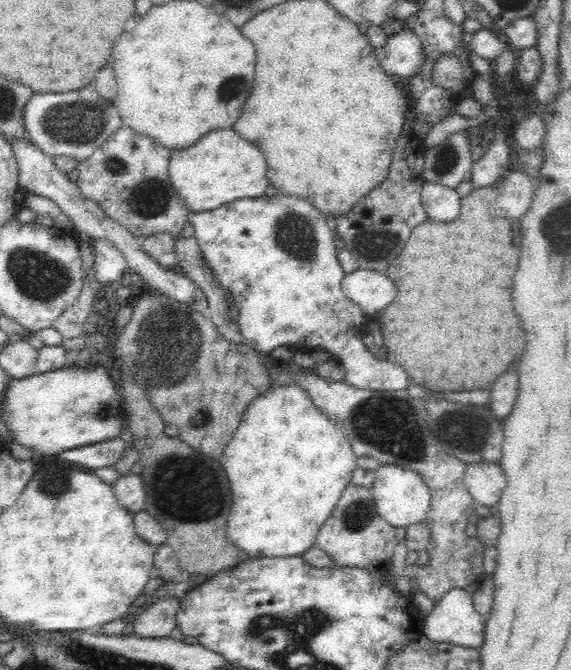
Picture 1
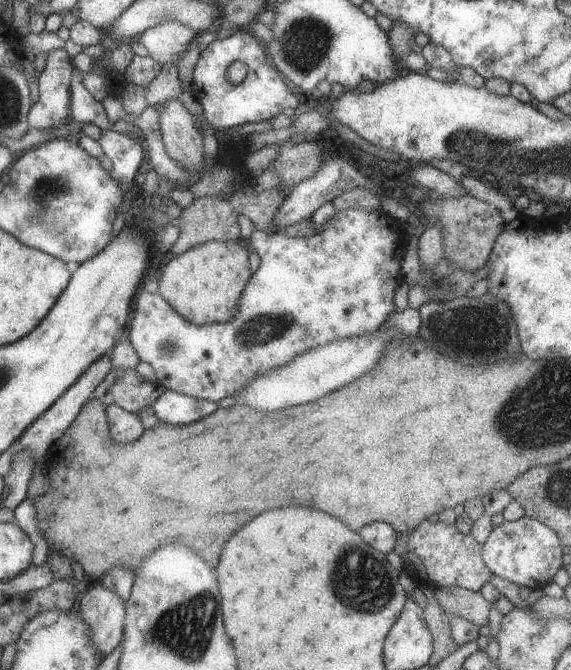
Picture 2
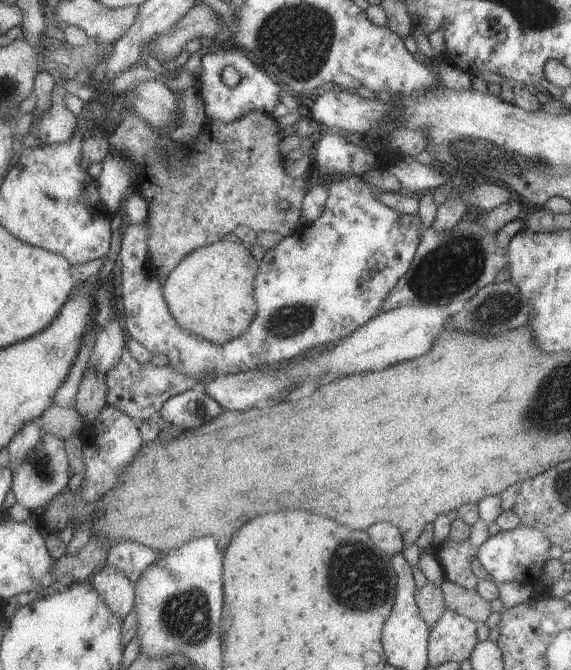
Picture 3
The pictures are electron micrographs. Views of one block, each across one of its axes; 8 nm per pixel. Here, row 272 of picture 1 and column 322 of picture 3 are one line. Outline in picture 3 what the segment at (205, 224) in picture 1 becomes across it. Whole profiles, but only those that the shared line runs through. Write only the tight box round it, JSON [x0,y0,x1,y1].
[115,175,420,389]

